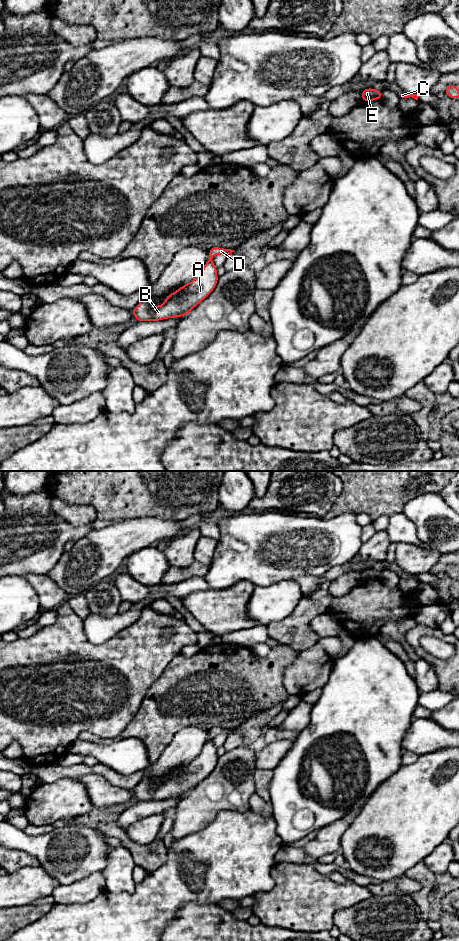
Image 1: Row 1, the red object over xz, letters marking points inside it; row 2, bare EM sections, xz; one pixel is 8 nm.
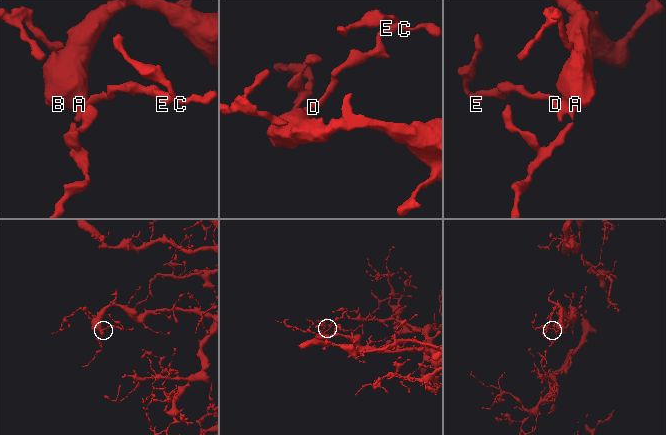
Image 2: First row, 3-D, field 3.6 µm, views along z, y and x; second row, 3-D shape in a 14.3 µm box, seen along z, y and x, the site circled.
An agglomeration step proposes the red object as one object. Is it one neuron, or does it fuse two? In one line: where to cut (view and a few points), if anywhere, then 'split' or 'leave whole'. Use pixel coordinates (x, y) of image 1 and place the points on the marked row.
no cut; leave whole

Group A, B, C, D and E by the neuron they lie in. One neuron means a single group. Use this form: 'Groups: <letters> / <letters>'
Groups: A B C D E

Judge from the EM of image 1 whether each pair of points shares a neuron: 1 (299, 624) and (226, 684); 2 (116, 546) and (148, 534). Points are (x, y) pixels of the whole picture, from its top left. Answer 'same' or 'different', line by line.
1: different
2: same

